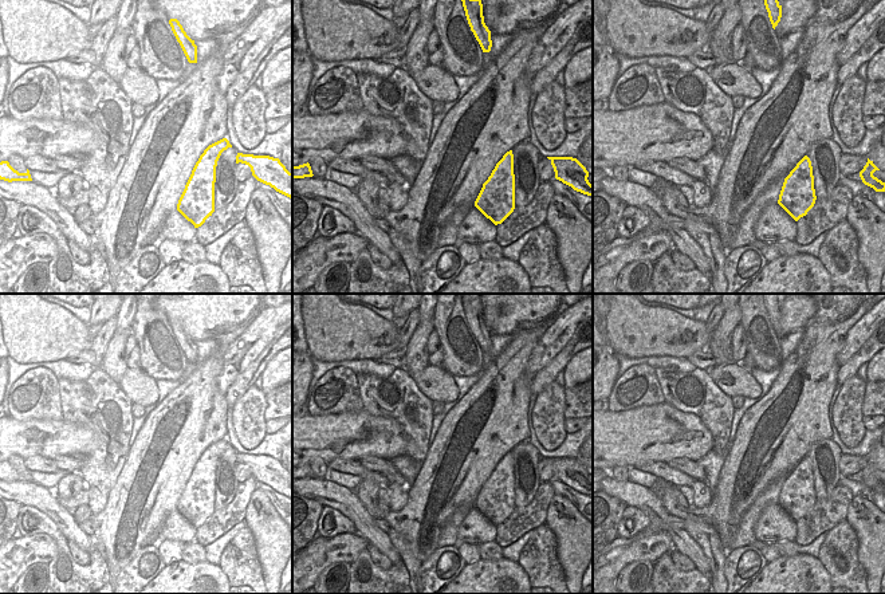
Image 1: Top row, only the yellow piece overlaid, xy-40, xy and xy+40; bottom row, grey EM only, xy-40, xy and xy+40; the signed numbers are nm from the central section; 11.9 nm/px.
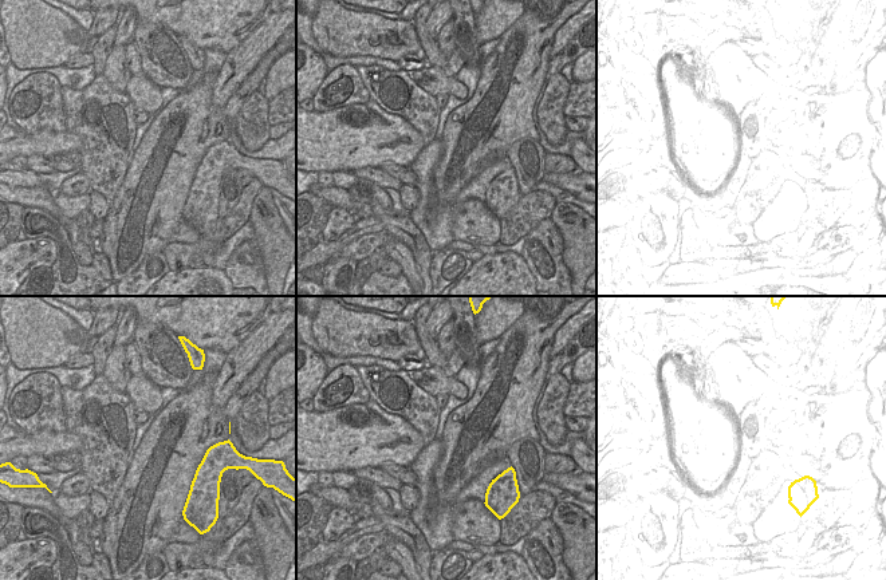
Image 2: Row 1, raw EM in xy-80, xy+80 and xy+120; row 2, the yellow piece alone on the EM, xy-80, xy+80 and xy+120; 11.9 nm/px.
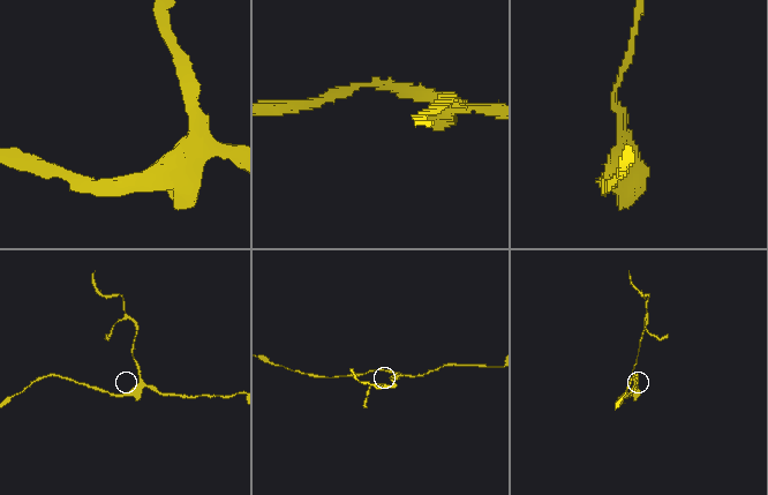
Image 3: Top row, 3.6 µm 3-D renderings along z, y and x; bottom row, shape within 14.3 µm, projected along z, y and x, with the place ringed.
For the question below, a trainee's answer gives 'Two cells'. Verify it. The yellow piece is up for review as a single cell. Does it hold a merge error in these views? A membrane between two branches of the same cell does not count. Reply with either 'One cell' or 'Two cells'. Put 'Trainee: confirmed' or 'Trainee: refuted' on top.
Trainee: confirmed
Two cells

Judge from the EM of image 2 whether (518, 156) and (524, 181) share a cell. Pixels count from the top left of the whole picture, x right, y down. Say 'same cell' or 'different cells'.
same cell

